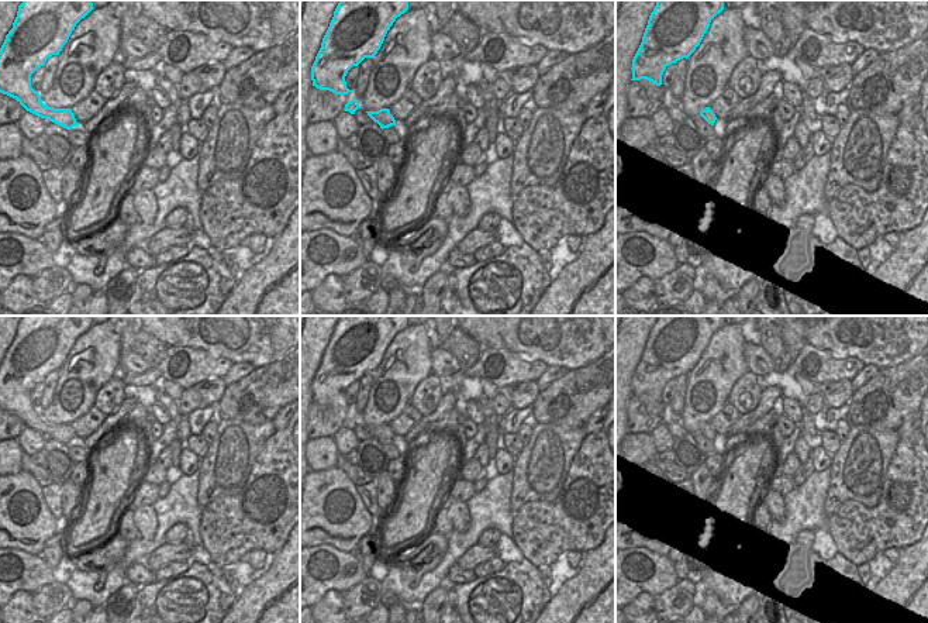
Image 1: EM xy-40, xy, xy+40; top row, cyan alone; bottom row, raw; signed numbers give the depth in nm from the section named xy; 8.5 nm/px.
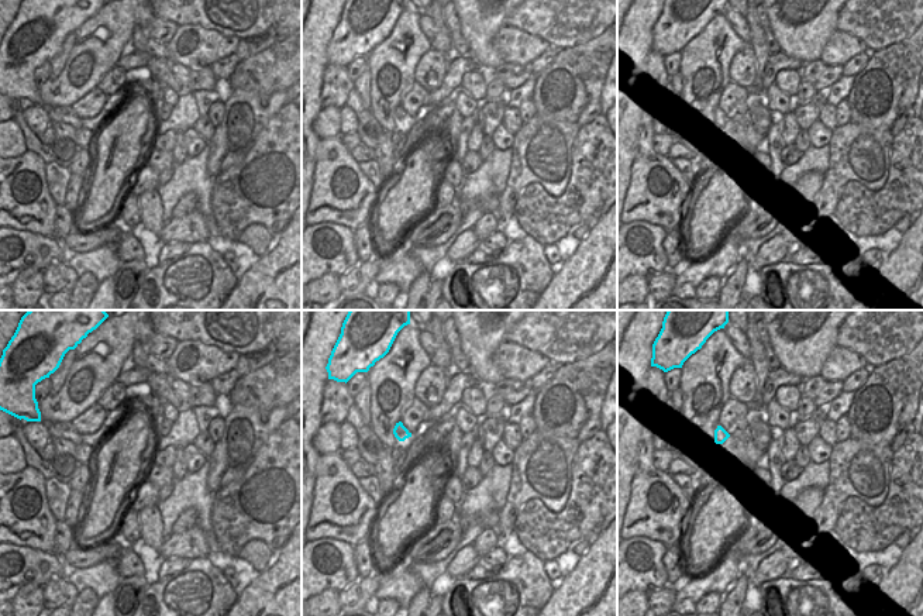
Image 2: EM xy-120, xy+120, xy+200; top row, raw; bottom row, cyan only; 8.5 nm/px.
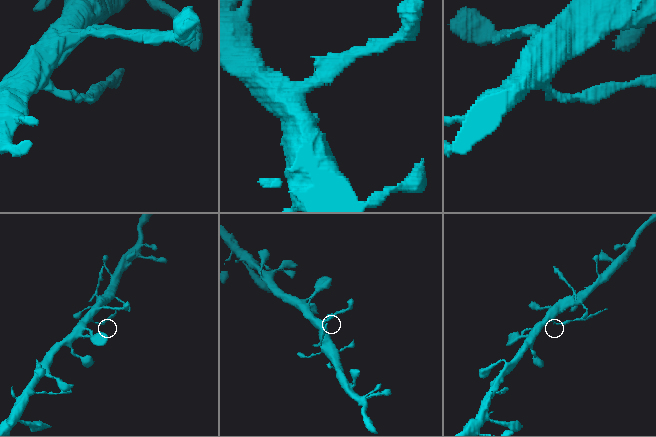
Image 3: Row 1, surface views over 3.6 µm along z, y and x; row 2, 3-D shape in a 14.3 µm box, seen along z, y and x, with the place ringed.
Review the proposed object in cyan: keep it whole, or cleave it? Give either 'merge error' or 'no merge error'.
merge error

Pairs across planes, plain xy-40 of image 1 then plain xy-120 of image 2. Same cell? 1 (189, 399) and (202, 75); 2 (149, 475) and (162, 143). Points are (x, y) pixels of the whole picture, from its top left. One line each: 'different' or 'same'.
1: same
2: different

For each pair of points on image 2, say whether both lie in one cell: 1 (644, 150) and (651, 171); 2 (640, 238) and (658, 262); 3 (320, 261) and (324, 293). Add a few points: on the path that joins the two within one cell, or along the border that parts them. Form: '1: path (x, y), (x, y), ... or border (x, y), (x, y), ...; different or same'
1: path (646, 155), (648, 165); same
2: path (640, 244), (653, 257); same
3: border (338, 275), (324, 272), (316, 279); different

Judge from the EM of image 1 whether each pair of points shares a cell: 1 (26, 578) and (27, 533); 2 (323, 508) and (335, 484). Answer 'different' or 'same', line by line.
1: different
2: same

